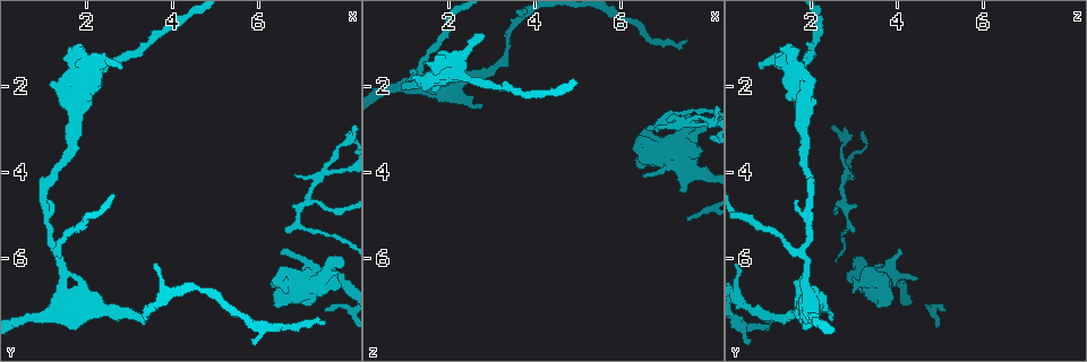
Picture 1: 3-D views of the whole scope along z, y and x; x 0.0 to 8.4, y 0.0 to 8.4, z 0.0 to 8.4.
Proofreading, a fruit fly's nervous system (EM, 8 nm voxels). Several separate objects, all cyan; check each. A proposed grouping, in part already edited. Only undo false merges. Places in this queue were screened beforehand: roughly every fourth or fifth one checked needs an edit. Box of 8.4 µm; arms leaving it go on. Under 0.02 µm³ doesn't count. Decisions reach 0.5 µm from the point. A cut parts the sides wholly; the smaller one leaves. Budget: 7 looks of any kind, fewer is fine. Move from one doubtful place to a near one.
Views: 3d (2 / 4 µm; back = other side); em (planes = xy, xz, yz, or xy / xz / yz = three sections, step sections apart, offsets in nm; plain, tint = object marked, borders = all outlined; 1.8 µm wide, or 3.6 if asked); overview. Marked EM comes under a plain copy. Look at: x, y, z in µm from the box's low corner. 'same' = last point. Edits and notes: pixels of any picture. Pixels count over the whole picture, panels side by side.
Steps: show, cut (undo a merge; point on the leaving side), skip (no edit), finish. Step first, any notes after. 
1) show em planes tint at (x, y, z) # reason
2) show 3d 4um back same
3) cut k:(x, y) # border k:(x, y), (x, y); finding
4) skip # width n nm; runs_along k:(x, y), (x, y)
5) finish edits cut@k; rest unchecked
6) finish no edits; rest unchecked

show em 3.6um yz step 4 tint at (7.55, 6.55, 3.80) # arms part here

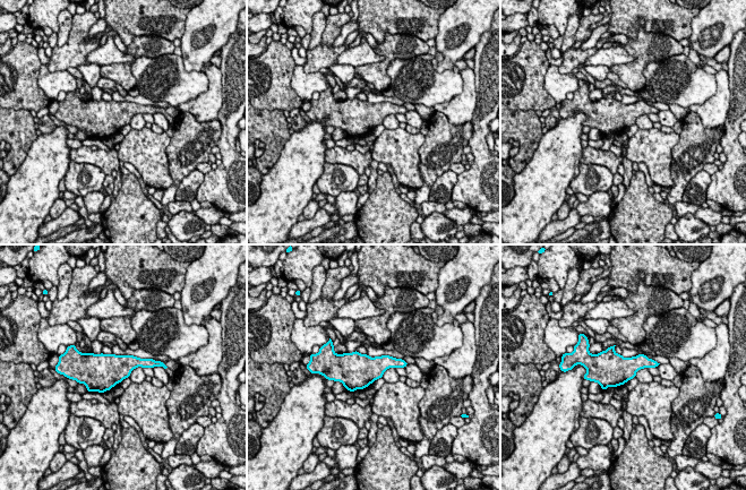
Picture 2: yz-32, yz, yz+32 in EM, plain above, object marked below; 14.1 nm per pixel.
show em 3.6um xz step 8 borders same # another direction

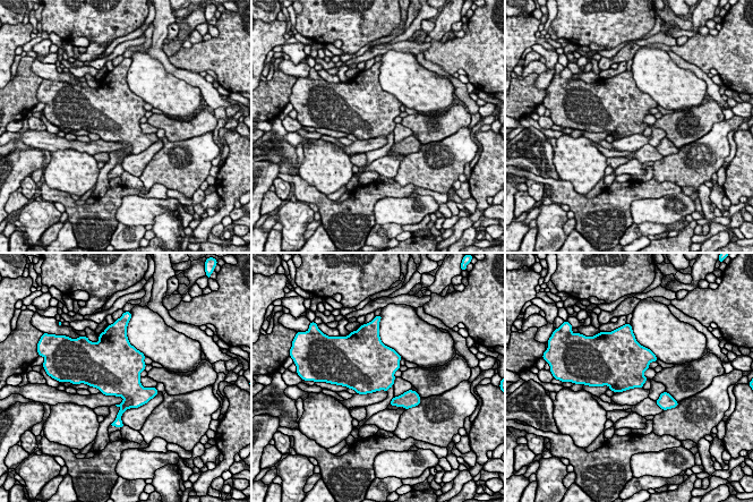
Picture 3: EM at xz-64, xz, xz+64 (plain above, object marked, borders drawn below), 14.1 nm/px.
skip # one cell here

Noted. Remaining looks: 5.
show 3d 2um at (2.05, 1.75, 1.65) # sudden change in width

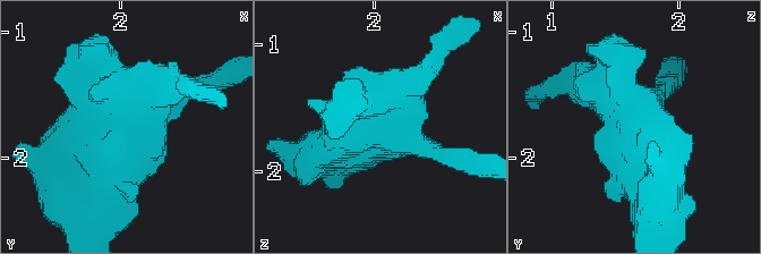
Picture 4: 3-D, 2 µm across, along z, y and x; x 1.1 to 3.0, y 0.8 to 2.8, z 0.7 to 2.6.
show em 3.6um planes tint at (2.08, 1.74, 1.66) # need the tissue

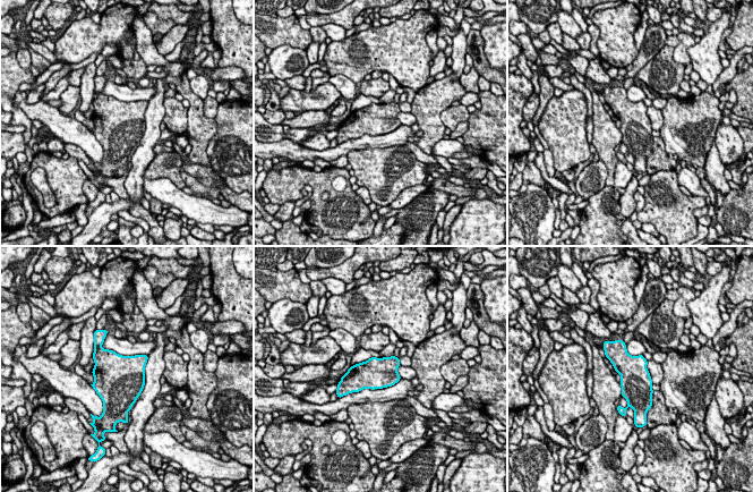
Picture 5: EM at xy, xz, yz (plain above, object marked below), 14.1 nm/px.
skip # continuous, no second cell

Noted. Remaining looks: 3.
show 3d 2um at (1.30, 5.85, 1.80) # three-way junction

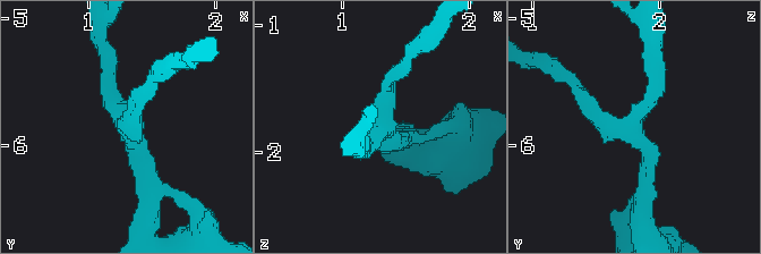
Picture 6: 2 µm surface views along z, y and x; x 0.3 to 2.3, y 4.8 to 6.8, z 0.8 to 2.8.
show em xy step 8 tint at (1.32, 5.90, 1.78) # arms 3

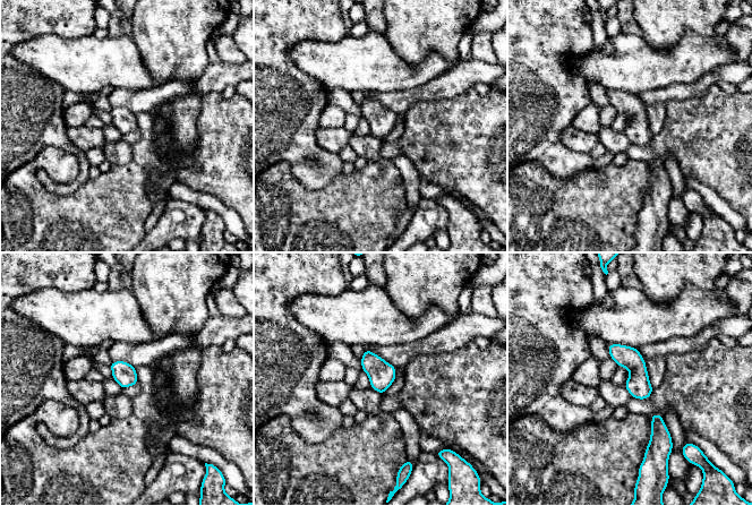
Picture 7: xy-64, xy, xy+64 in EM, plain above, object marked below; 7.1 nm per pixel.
show em planes tint same # another direction

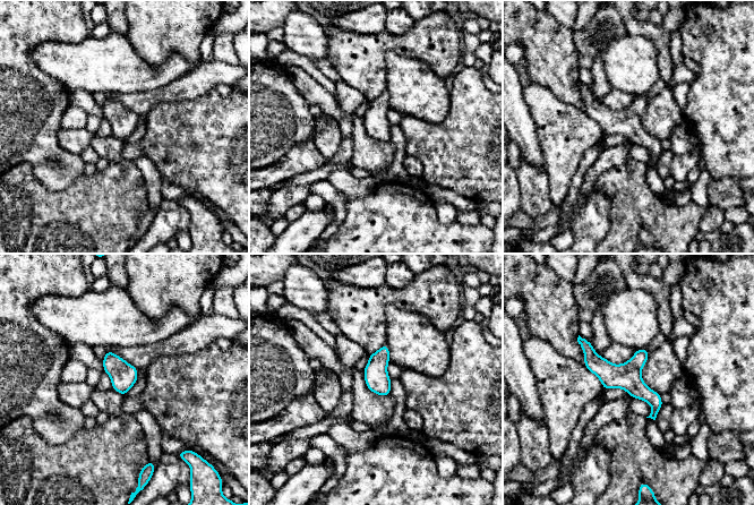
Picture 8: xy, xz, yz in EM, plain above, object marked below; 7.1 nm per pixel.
skip # runs_along 8:(581, 341), (654, 403), (653, 414); all the same cell

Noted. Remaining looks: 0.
finish no edits; rest unchecked

